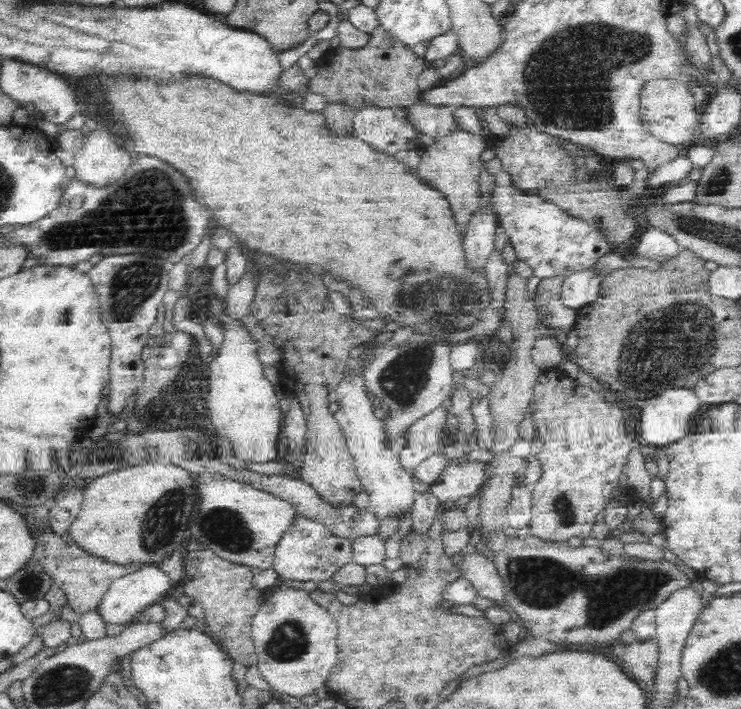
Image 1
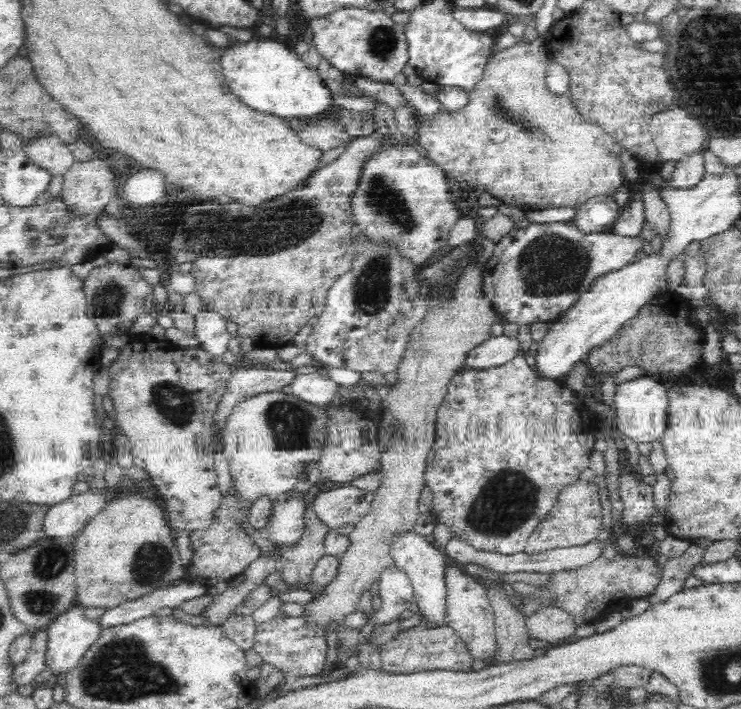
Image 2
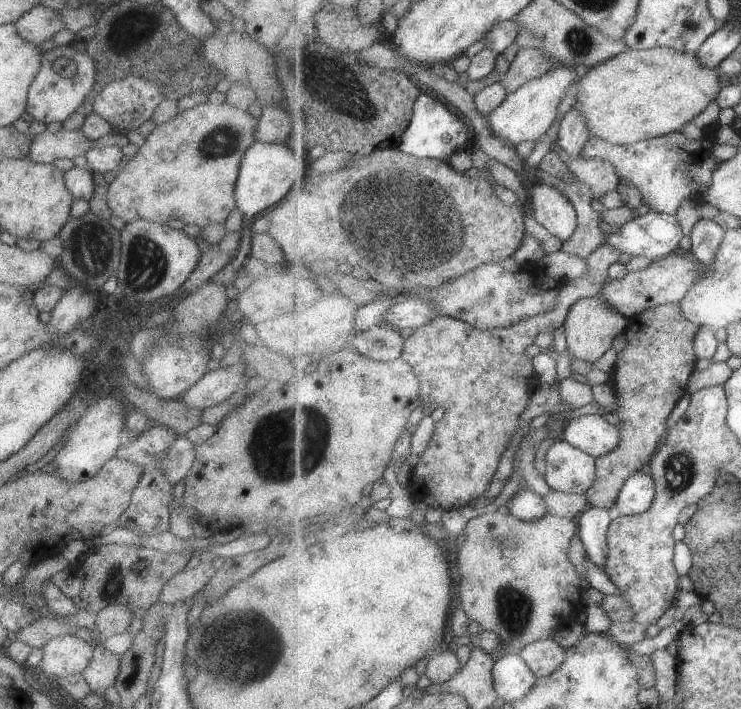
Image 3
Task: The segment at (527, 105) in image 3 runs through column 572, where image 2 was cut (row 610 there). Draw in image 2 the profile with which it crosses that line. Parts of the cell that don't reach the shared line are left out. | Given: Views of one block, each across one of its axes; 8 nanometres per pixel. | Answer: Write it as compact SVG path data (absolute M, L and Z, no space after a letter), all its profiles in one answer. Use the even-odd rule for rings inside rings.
M74 604L47 627L49 641L46 664L60 677L80 662L82 655L105 631L102 618L88 618L84 609Z

